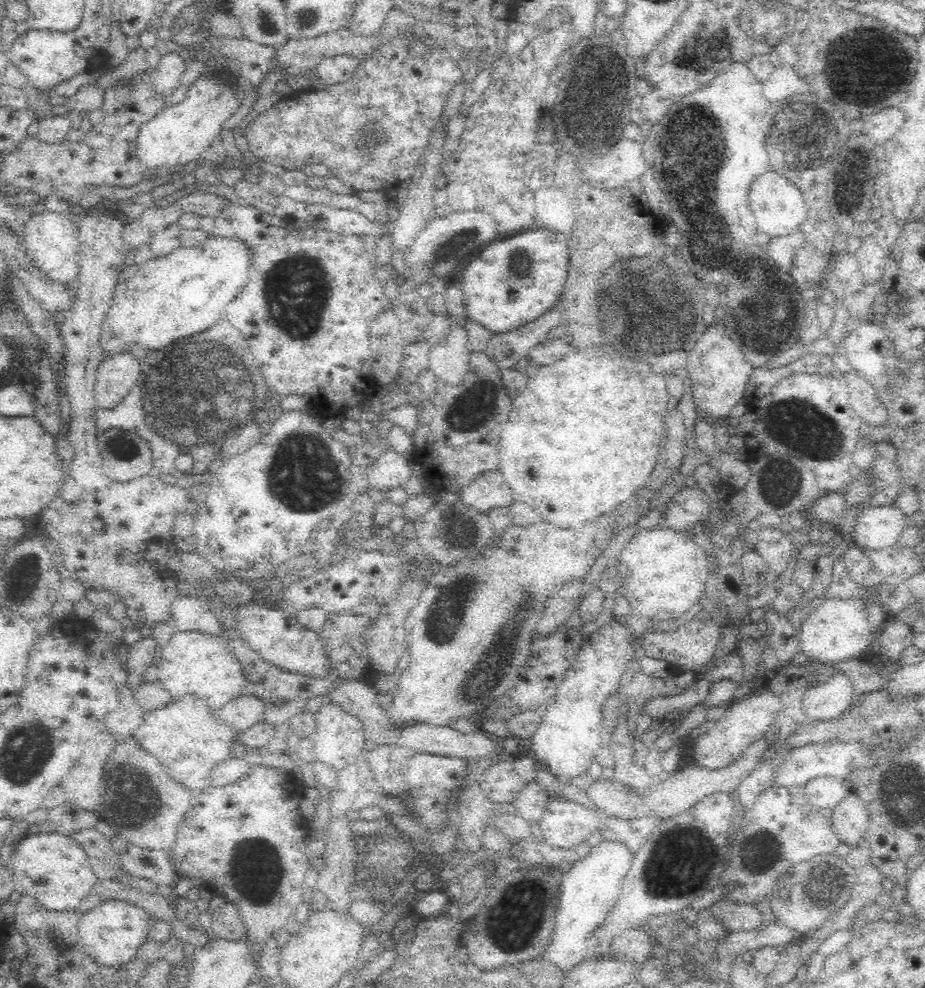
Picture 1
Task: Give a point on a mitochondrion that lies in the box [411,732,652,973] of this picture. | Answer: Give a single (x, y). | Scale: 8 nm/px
(524, 915)

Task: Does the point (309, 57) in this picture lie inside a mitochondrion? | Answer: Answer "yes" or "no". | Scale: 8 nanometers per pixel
no

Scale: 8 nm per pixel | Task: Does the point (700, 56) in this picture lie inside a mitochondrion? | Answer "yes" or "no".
yes

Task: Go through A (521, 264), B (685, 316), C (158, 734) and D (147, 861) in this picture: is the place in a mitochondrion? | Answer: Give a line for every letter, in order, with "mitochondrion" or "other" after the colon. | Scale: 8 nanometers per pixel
A: mitochondrion
B: mitochondrion
C: other
D: other

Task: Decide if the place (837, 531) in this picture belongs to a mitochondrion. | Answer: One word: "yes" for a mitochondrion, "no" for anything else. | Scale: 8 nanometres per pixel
no

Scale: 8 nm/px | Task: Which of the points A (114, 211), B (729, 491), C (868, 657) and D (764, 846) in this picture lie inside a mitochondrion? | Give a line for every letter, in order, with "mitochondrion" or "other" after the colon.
A: other
B: other
C: other
D: mitochondrion

